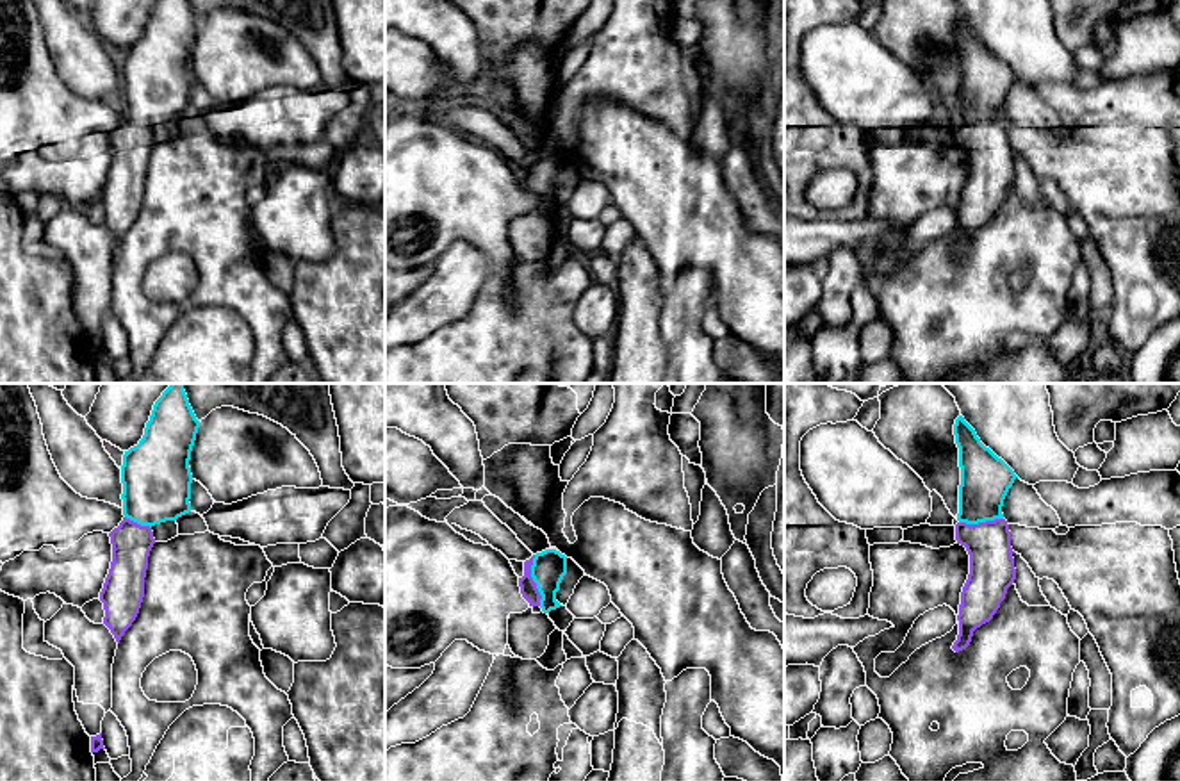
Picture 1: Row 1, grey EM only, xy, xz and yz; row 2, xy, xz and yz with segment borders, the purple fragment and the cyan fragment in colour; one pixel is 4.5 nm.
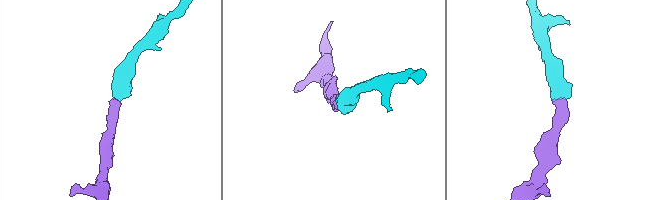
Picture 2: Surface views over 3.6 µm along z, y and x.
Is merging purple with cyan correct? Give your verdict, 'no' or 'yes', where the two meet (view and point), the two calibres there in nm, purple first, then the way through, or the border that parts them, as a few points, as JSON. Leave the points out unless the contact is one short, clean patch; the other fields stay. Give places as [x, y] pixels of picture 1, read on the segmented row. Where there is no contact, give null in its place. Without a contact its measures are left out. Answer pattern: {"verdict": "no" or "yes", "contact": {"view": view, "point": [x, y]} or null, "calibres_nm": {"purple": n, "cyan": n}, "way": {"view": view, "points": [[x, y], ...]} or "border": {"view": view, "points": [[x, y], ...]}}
{"verdict": "yes", "contact": {"view": "xz", "point": [532, 580]}, "calibres_nm": {"purple": 80, "cyan": 150}, "way": {"view": "xz", "points": [[528, 587], [532, 580], [548, 569]]}}

